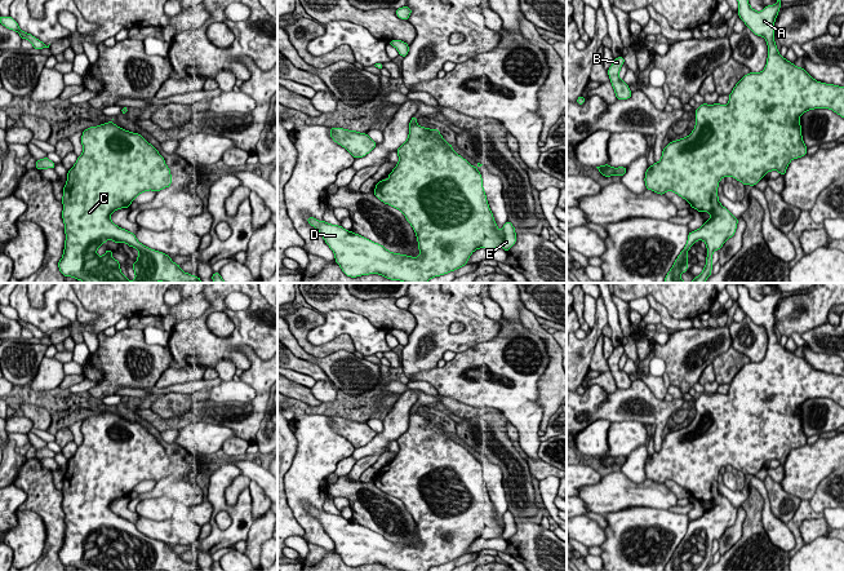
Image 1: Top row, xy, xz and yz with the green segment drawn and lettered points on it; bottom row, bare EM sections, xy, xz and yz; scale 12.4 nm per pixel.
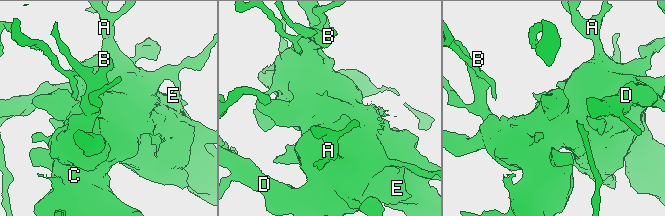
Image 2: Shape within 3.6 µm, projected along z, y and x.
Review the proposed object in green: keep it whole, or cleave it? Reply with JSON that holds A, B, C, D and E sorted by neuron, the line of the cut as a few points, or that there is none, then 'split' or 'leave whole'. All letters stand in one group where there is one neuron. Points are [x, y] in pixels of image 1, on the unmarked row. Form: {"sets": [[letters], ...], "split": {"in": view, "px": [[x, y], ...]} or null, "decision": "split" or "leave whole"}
{"sets": [["A", "B", "C", "D", "E"]], "split": null, "decision": "leave whole"}

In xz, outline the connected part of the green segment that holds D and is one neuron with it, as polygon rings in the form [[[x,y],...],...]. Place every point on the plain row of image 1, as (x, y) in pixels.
[[[413,406],[405,433],[397,438],[399,452],[376,474],[374,484],[403,501],[412,514],[418,531],[419,545],[392,543],[383,535],[342,515],[307,506],[307,512],[317,518],[334,541],[336,552],[351,567],[379,563],[391,570],[428,571],[467,554],[471,543],[479,537],[502,536],[506,541],[516,532],[515,517],[510,510],[499,521],[490,501],[483,477],[480,461],[461,444],[456,443],[440,424],[439,419],[428,419],[417,413]]]

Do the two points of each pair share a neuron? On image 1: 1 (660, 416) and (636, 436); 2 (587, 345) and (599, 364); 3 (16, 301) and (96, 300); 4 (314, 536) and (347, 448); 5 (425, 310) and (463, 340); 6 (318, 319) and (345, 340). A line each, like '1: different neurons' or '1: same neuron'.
1: different neurons
2: different neurons
3: different neurons
4: same neuron
5: same neuron
6: same neuron

